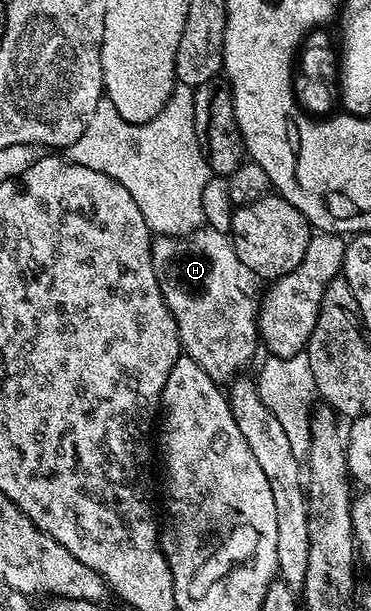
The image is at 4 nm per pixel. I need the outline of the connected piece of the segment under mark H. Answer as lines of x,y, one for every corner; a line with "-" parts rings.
209,227
195,229
193,233
188,233
184,237
163,237
161,235
155,236
150,242
150,254
152,255
152,263
154,269
158,274
158,282
160,283
160,291
164,295
164,303
172,311
172,315
178,324
178,334
182,340
182,351
187,357
197,363
206,374
214,381
219,383
230,383
243,372
242,369
254,357
254,352
260,349
260,338
258,336
258,318
256,316
256,301
246,294
246,289
242,286
242,277
244,278
244,270
238,256
234,250
233,240
227,235
220,234
219,231
214,231

